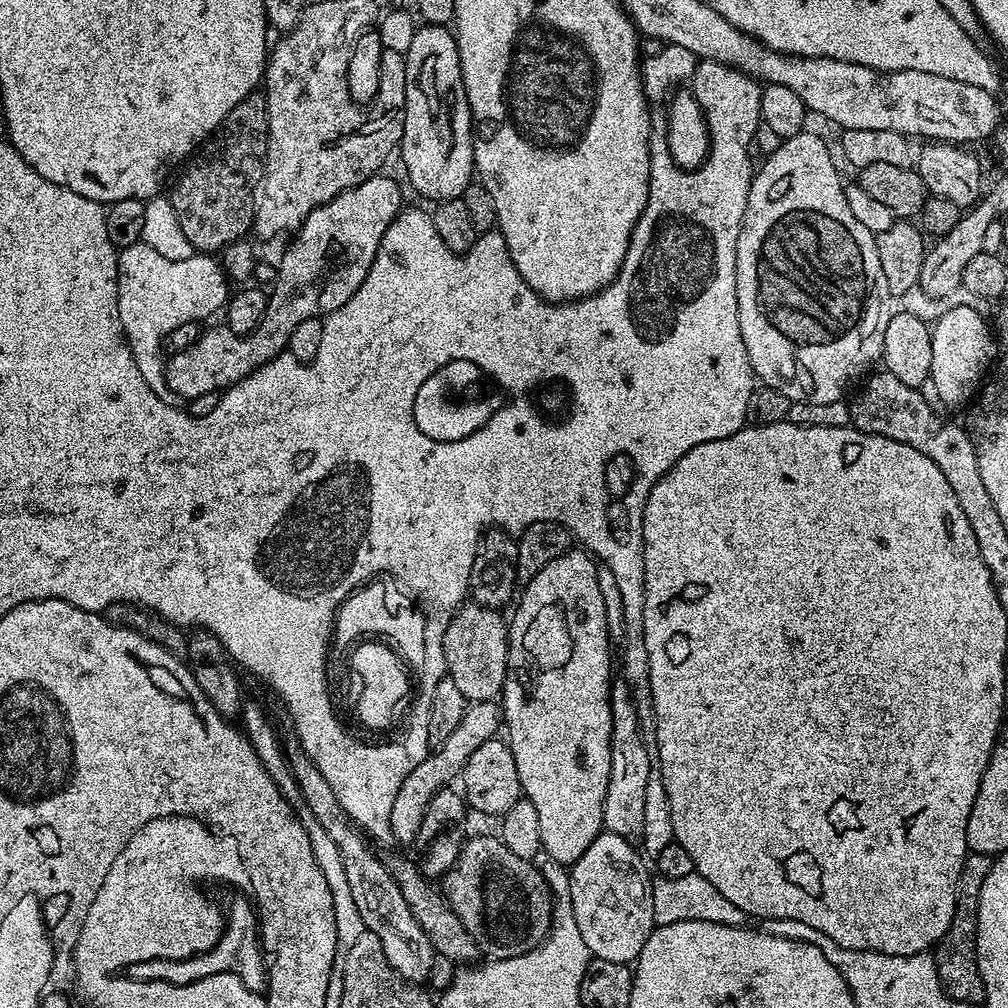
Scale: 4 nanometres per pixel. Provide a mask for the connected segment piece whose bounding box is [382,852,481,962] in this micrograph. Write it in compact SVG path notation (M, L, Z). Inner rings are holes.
M396 852L383 853L382 859L386 870L394 878L398 890L402 890L402 898L406 898L406 906L410 906L414 914L414 922L418 922L418 926L422 926L422 934L430 938L430 946L437 957L444 959L445 956L448 960L464 960L460 962L475 961L481 955L479 946L474 942L474 938L470 938L470 930L462 926L462 918L454 914L447 896L437 885L435 888L432 885L435 883L424 875L421 865L415 859L407 860Z

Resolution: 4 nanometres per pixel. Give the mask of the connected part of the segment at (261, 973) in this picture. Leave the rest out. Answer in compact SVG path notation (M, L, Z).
M236 894L226 908L224 933L209 952L200 952L184 960L152 960L132 964L126 969L130 980L161 980L171 984L198 982L200 976L210 974L234 974L247 988L263 993L268 982L268 970L264 963L264 949L260 946L260 925L258 913L251 899Z

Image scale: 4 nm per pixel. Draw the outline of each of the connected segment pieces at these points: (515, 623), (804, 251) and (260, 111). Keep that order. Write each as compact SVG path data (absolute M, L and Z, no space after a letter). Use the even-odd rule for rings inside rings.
M569 550L563 556L554 558L554 562L542 566L542 570L538 570L538 574L534 574L534 578L528 584L523 585L522 591L514 604L516 613L510 616L508 676L504 680L502 693L502 724L506 732L508 728L506 740L514 754L514 766L518 766L520 791L526 799L534 802L534 810L538 810L538 830L542 830L540 847L547 859L557 860L565 866L573 865L586 852L586 848L605 831L602 806L606 802L606 788L610 786L611 772L611 692L614 680L614 676L612 676L613 641L608 634L606 607L602 602L601 591L598 590L597 561L587 551L576 551Z
M805 130L796 136L781 139L780 144L768 156L764 165L755 169L752 185L748 191L748 205L744 221L738 234L736 247L736 293L738 294L738 322L742 330L742 342L746 346L748 361L752 364L752 371L760 376L767 387L786 394L786 398L793 402L806 404L821 404L841 399L844 391L855 385L869 371L872 363L881 359L886 338L886 326L890 326L890 318L894 311L893 297L888 294L886 274L882 274L882 262L878 258L876 237L866 226L858 223L850 210L845 181L840 181L840 172L832 161L832 152L828 144L820 136L815 136L811 130Z
M263 91L251 92L217 126L215 132L196 149L194 155L183 165L184 173L176 180L170 191L178 226L190 241L190 246L200 254L216 254L228 244L245 239L252 228L254 189L264 175L264 157L268 155L268 97Z

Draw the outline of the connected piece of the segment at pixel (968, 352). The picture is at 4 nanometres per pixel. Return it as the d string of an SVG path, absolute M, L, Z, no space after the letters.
M953 303L951 308L931 325L934 358L930 388L936 391L937 398L948 408L956 408L968 399L971 401L997 359L998 340L994 335L993 325L989 321L987 324L984 318L984 312Z

